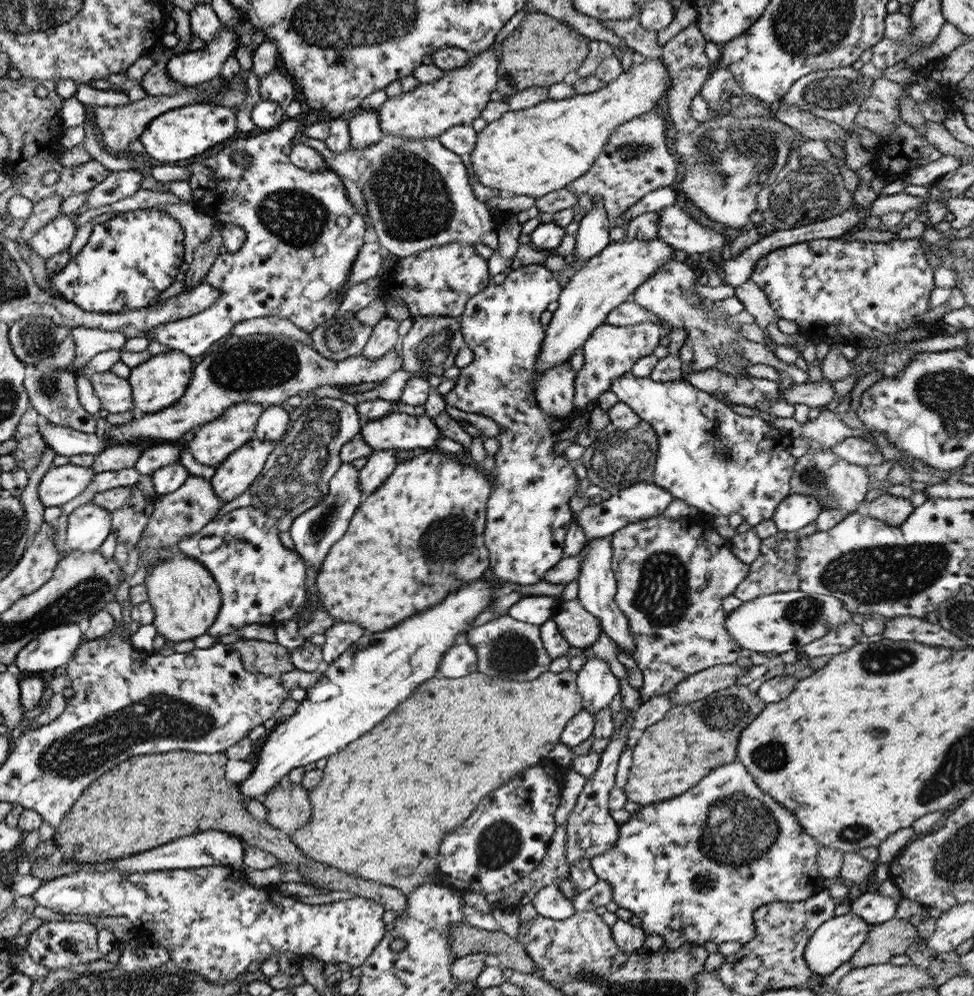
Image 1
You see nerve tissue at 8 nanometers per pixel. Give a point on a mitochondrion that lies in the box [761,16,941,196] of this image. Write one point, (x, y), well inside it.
(835, 93)

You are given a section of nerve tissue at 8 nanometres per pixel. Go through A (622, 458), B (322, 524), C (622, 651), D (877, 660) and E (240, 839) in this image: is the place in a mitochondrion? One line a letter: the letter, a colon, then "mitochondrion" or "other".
A: mitochondrion
B: mitochondrion
C: other
D: mitochondrion
E: other

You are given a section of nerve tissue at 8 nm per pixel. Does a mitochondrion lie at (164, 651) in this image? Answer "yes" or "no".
no

